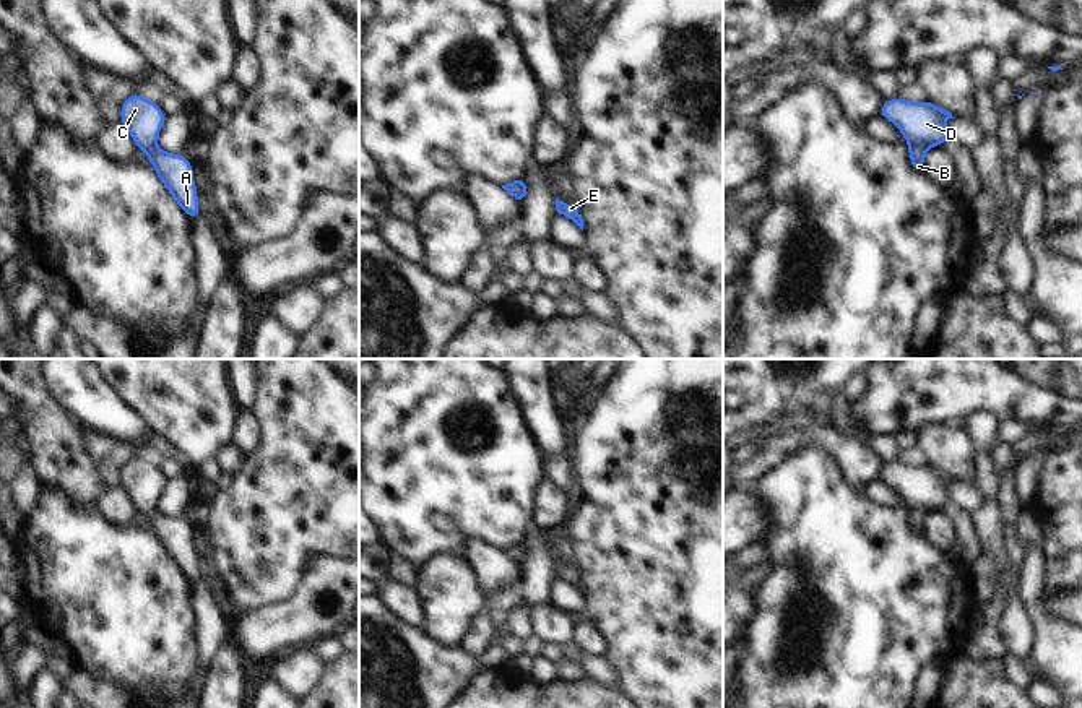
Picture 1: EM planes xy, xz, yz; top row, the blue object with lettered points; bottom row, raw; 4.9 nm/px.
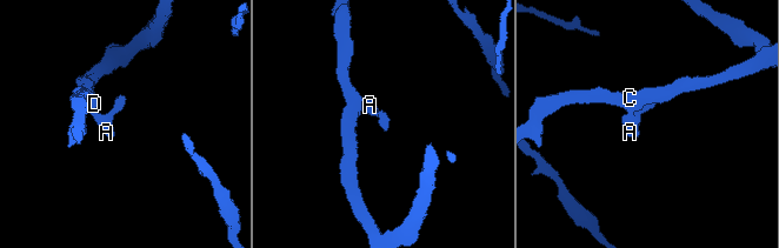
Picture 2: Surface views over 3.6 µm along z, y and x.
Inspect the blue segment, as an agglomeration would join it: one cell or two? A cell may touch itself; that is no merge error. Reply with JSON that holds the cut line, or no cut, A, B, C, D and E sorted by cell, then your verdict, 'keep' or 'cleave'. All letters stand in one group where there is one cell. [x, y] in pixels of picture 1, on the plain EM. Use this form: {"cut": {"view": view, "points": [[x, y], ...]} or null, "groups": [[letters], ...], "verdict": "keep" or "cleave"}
{"cut": null, "groups": [["A", "B", "C", "D", "E"]], "verdict": "keep"}

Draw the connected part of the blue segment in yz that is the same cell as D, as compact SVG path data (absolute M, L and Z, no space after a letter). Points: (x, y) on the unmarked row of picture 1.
M902 461L885 463L879 481L892 486L908 507L910 529L924 536L926 515L949 507L946 486L950 476L931 464L913 466Z

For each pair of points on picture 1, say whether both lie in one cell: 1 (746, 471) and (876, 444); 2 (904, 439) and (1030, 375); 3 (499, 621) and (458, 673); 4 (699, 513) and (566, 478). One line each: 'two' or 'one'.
1: two
2: two
3: one
4: two

